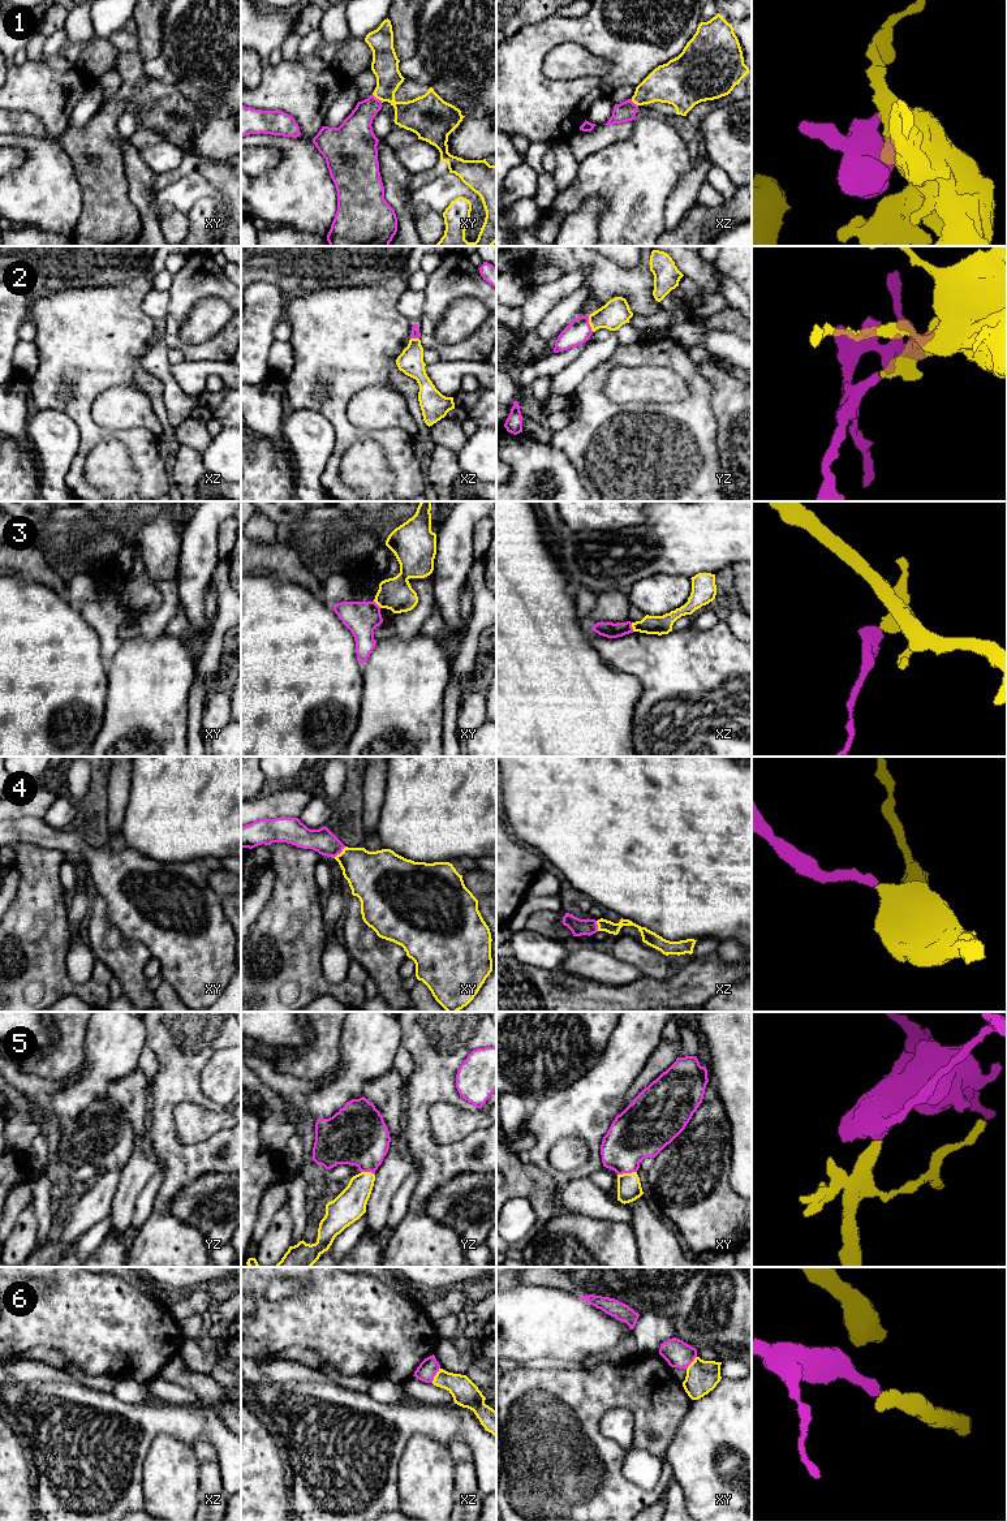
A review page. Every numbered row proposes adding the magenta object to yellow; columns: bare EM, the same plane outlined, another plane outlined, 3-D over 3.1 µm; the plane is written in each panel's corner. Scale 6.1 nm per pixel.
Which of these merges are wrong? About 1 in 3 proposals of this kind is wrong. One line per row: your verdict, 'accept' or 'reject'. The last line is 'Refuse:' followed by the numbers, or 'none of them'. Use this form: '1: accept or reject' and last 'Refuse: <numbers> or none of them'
1: accept
2: accept
3: reject
4: accept
5: accept
6: accept
Refuse: 3

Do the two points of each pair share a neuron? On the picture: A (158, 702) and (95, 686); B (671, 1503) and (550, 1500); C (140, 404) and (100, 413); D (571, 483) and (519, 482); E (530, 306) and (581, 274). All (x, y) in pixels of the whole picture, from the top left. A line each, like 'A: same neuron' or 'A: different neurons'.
A: different neurons
B: different neurons
C: same neuron
D: same neuron
E: same neuron

